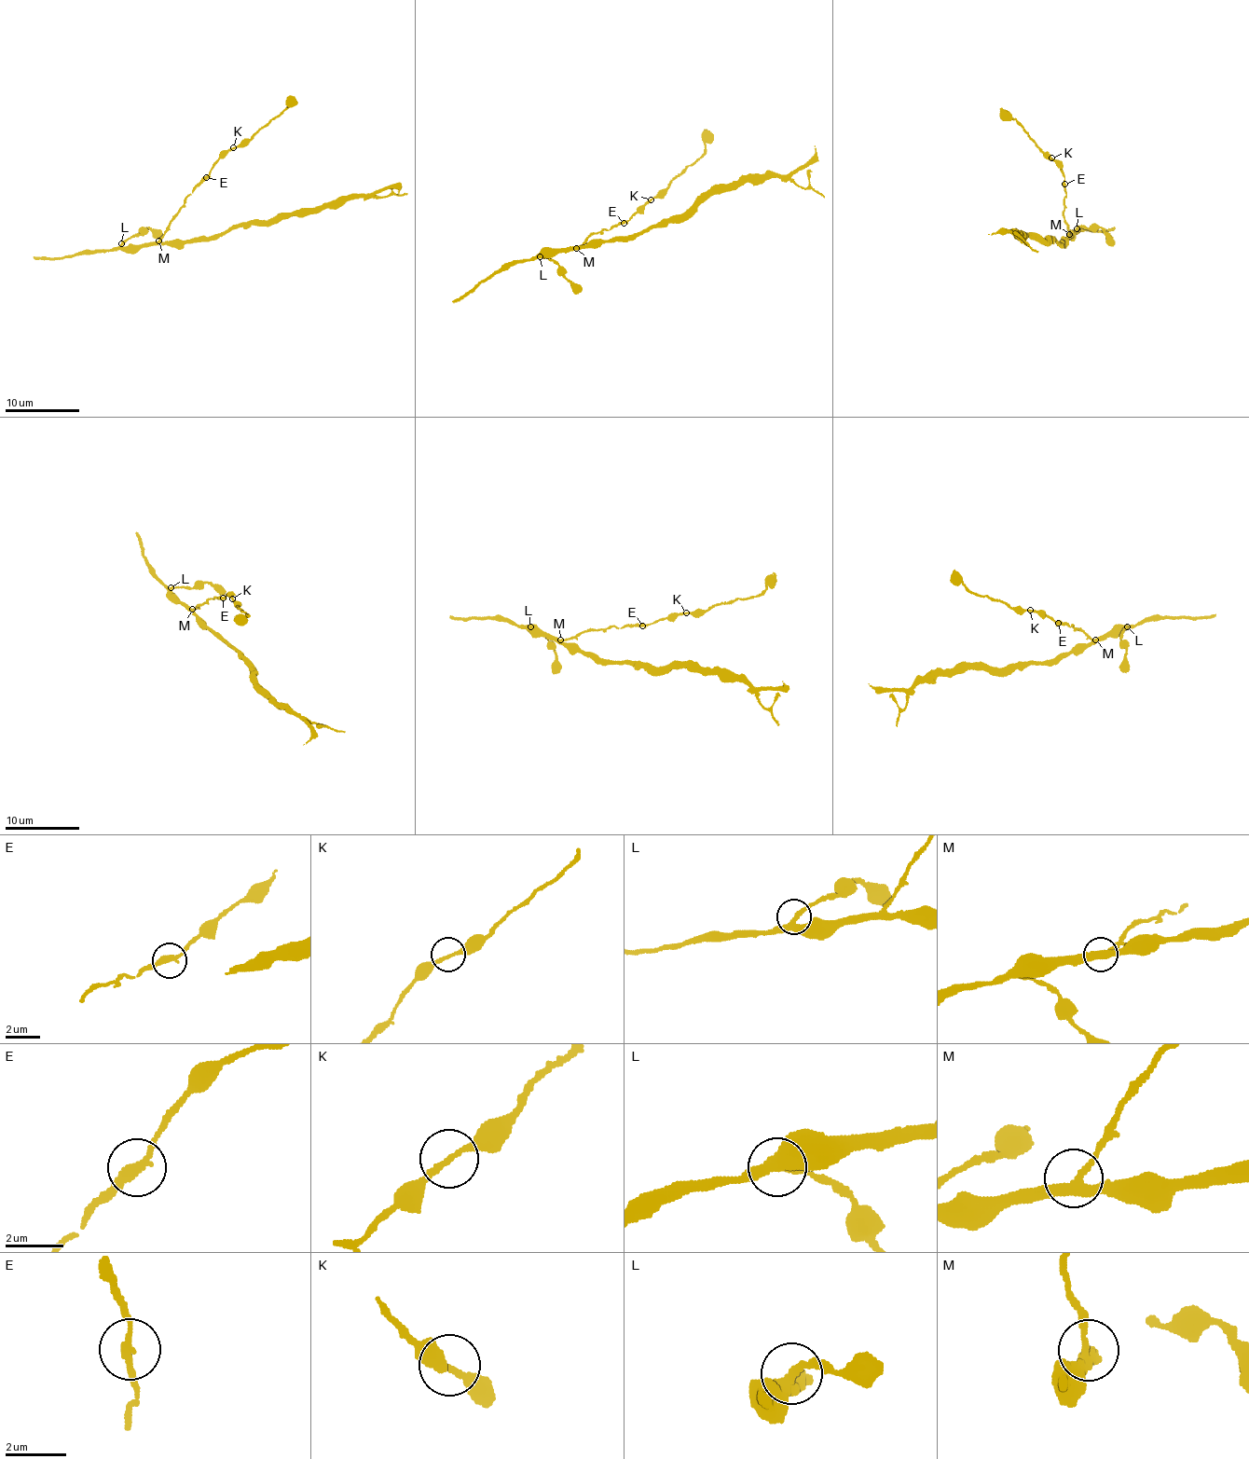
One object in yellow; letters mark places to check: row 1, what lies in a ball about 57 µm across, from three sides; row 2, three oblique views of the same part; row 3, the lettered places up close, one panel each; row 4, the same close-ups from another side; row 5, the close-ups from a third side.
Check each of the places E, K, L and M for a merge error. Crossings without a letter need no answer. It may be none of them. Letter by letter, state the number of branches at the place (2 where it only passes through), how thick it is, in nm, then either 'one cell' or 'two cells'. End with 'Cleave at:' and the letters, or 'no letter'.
E: branches 2; calibre 280 nm; one cell
K: branches 2; calibre 190 nm; one cell
L: branches 3; calibre 320 nm; one cell
M: branches 3; calibre 320 nm; one cell
Cleave at: no letter

